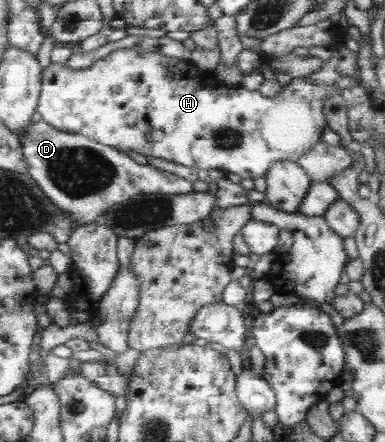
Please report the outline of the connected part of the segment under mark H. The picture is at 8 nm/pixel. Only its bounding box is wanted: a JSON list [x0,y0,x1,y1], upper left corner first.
[37,49,334,180]

